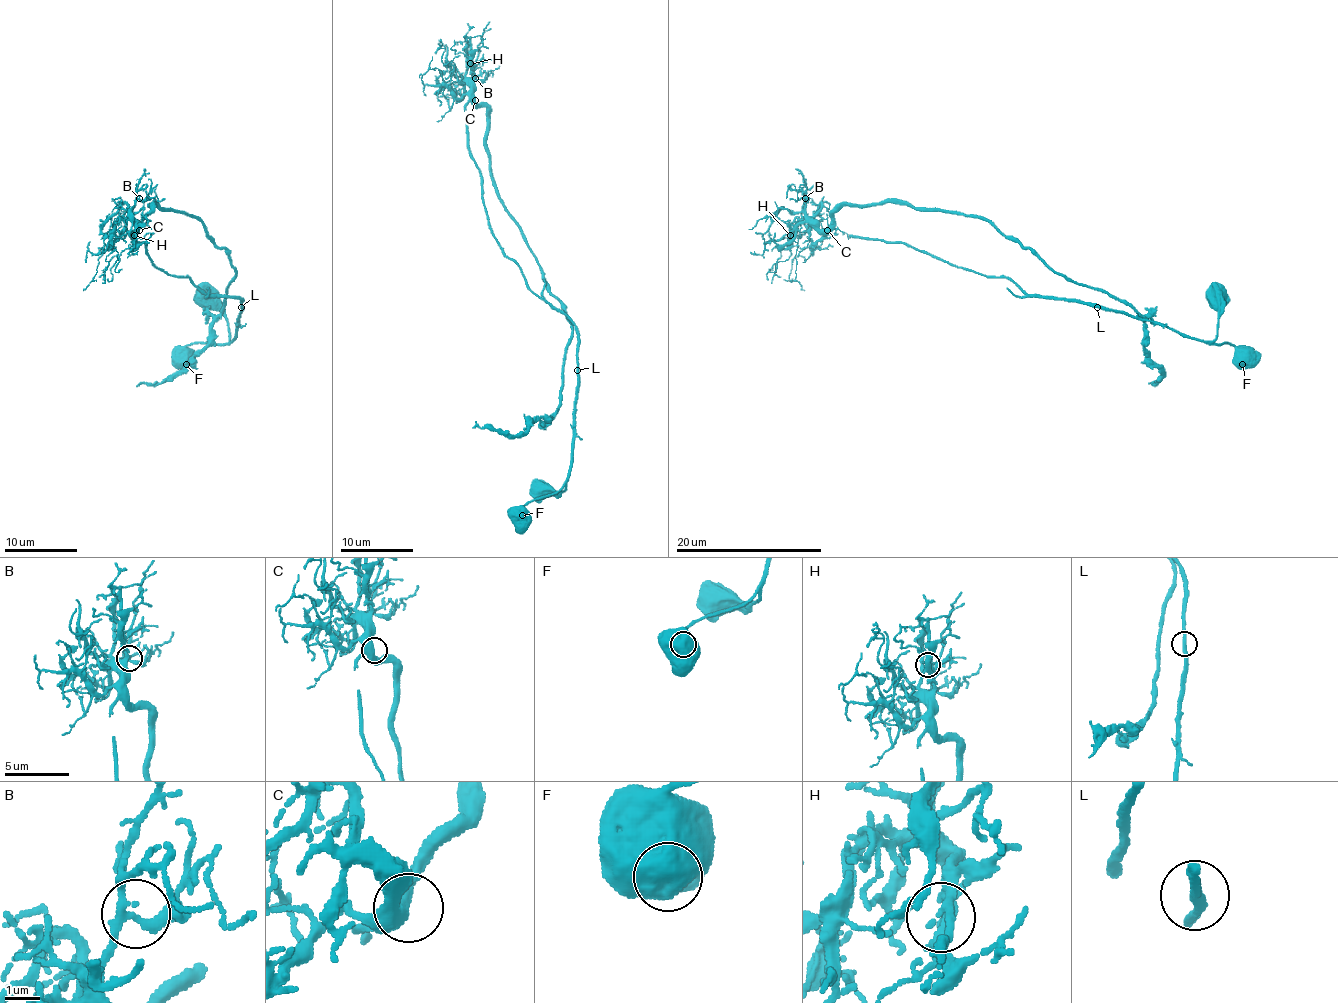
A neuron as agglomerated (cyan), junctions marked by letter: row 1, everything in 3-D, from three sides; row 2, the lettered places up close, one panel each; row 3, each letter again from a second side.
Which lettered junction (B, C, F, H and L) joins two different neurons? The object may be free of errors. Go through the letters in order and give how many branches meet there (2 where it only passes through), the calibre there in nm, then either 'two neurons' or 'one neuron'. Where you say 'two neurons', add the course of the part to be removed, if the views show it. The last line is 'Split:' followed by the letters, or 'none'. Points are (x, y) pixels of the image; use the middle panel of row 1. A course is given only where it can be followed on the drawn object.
B: branches 3; calibre 240 nm; one neuron
C: branches 3; calibre 440 nm; one neuron
F: branches 1; calibre 1250 nm; one neuron
H: branches 2; calibre 200 nm; one neuron
L: branches 2; calibre 320 nm; two neurons; course (578, 370), (572, 453), (567, 480), (558, 491), (534, 498), (521, 507), (514, 515), (517, 528)
Split: L

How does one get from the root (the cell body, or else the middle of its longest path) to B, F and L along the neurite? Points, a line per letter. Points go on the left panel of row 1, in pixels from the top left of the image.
B: (130, 233), (134, 230), (132, 206), (139, 198)
F: (130, 233), (163, 272), (187, 277), (205, 294), (242, 301), (236, 336), (227, 343), (191, 343), (185, 365)
L: (130, 233), (136, 242), (145, 244), (152, 262), (163, 272), (187, 277), (205, 294), (234, 295), (242, 306)

